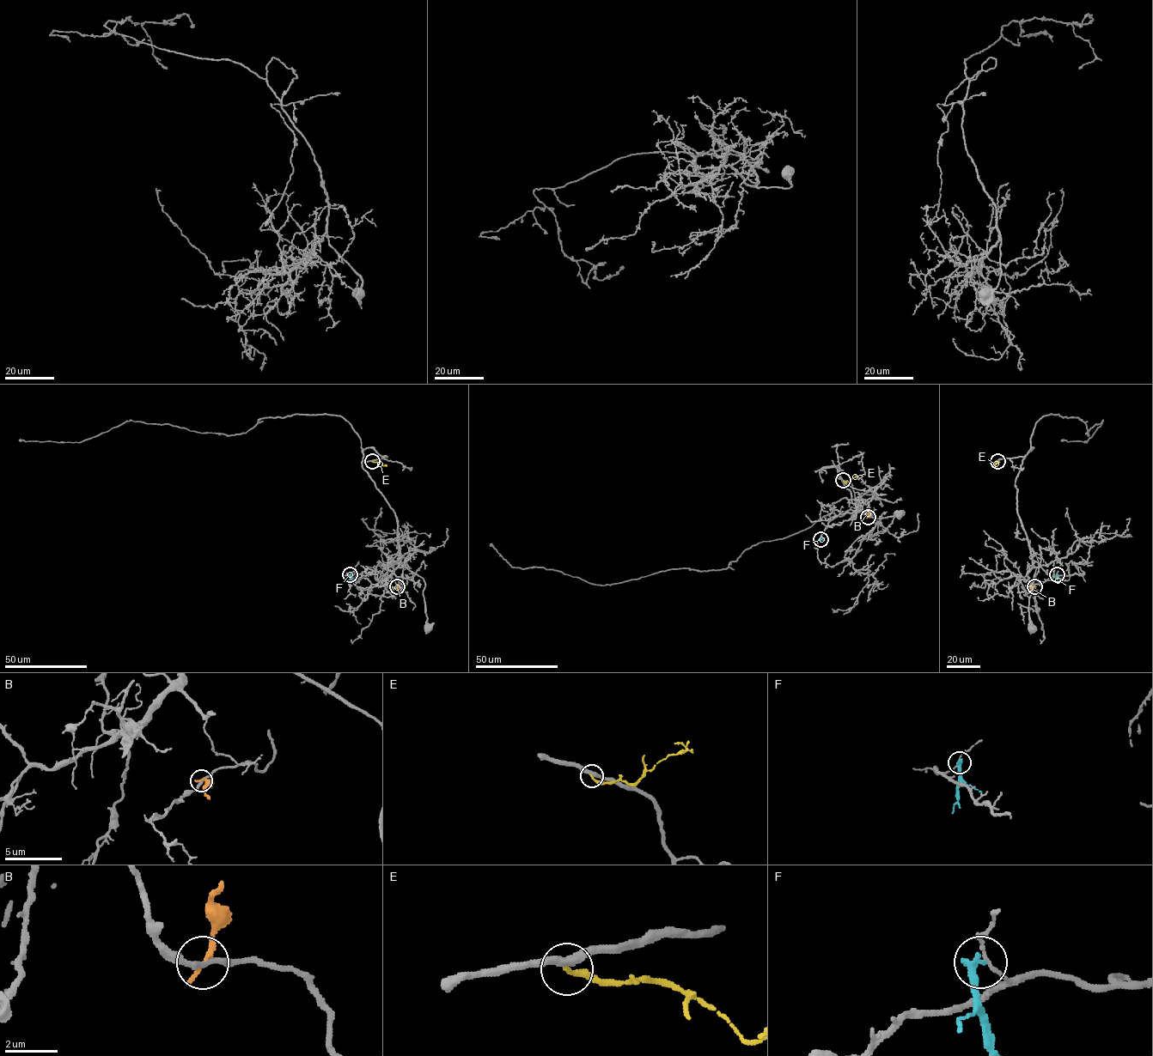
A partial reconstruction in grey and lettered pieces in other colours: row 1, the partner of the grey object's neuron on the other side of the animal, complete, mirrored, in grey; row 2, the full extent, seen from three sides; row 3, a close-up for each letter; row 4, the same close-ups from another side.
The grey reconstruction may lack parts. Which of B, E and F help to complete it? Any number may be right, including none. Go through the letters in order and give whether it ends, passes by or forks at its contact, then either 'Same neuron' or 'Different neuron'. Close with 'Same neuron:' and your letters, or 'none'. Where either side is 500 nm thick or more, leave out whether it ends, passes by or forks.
B: It ends there. Different neuron
E: It ends there. Different neuron
F: It ends there. Different neuron
Same neuron: none

